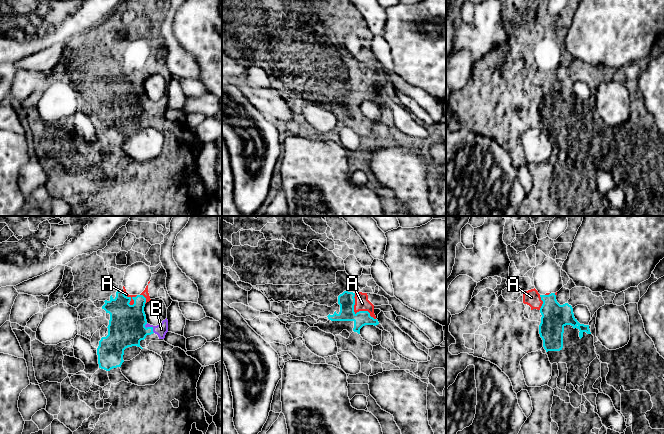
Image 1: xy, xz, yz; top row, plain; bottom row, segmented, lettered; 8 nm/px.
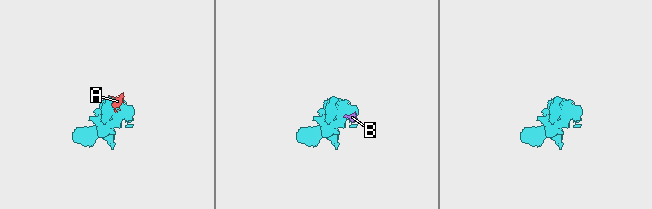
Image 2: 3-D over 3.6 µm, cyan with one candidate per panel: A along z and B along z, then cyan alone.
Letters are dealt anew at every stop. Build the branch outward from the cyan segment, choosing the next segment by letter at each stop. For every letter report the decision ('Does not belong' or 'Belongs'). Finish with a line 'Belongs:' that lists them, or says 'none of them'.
A: Belongs
B: Belongs
Belongs: A, B

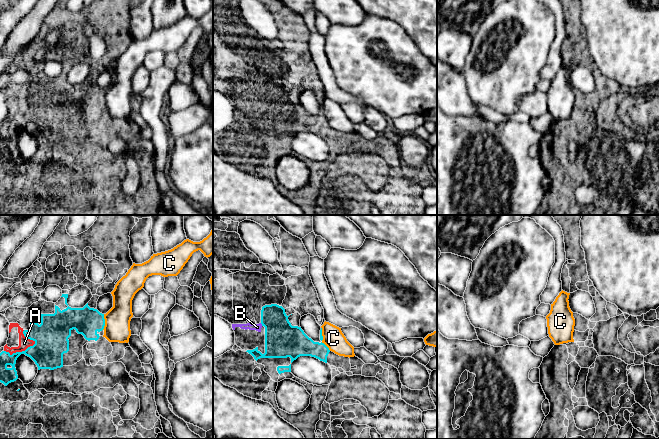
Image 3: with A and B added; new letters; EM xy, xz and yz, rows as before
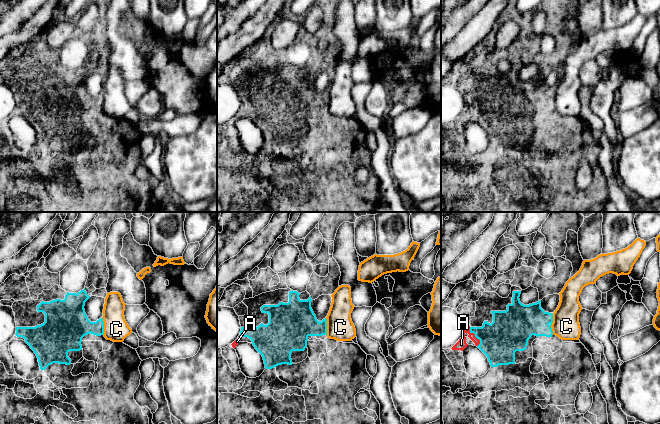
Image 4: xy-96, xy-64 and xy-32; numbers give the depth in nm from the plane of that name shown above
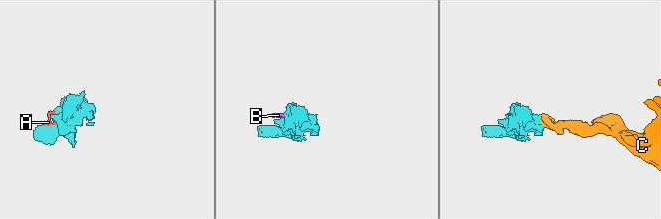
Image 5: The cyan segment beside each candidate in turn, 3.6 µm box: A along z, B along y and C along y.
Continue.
A: Belongs
B: Belongs
C: Does not belong
Belongs: A, B

